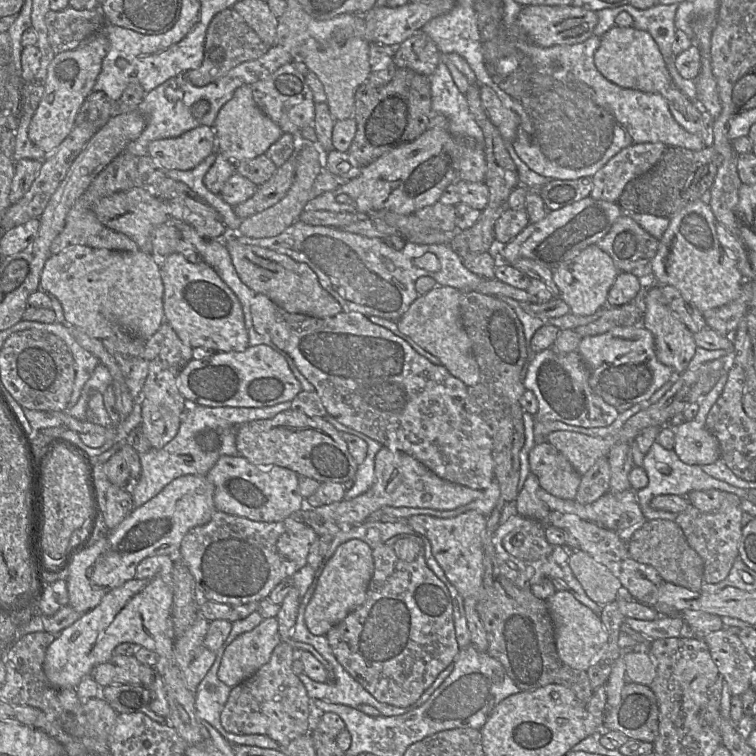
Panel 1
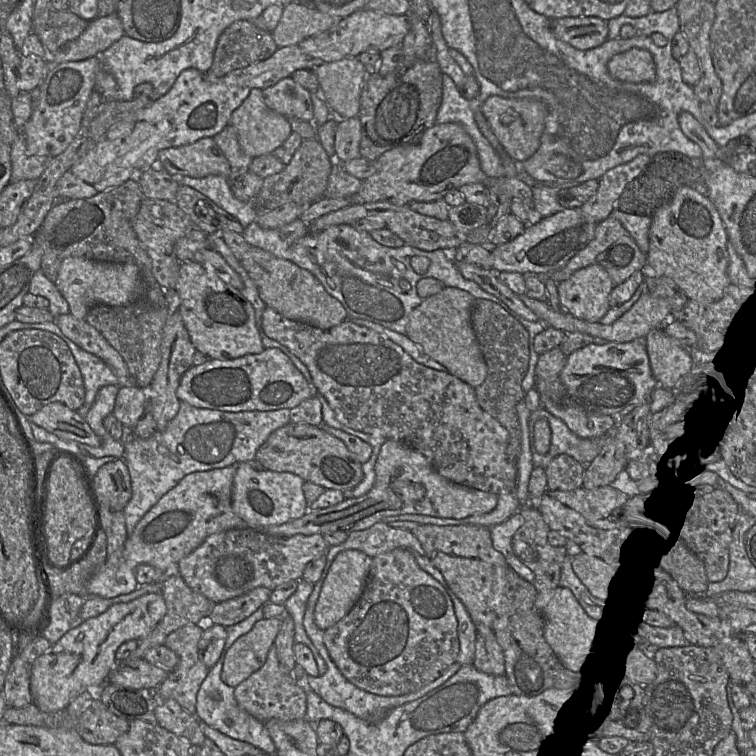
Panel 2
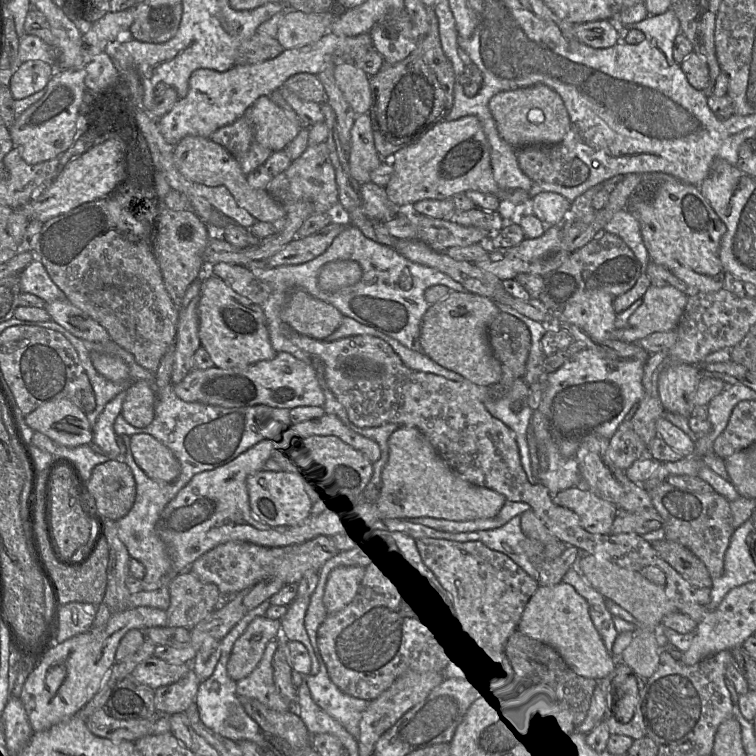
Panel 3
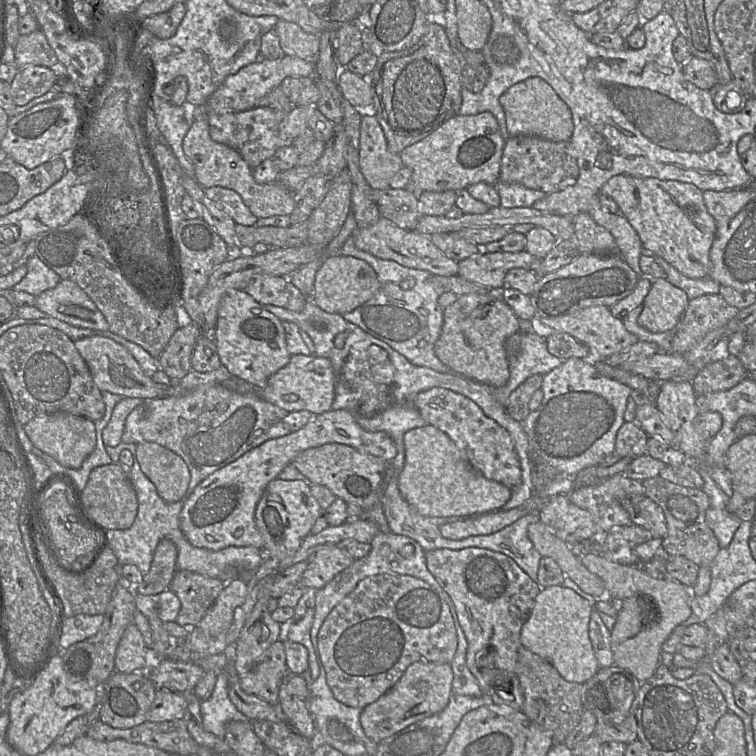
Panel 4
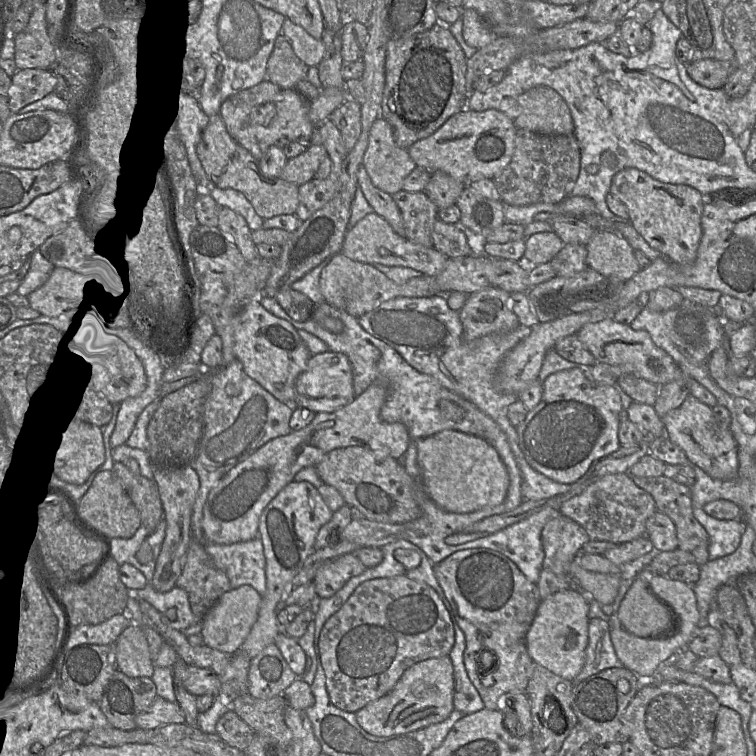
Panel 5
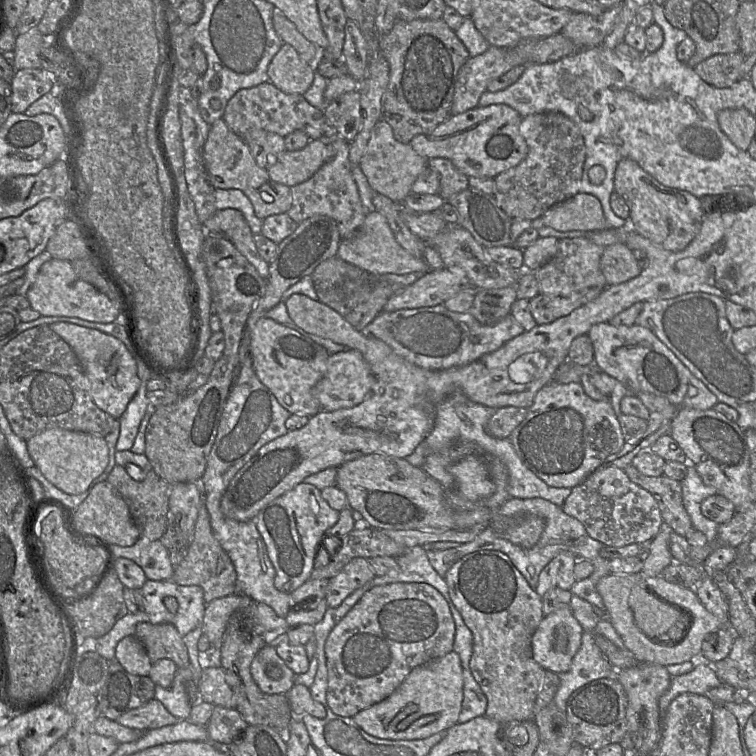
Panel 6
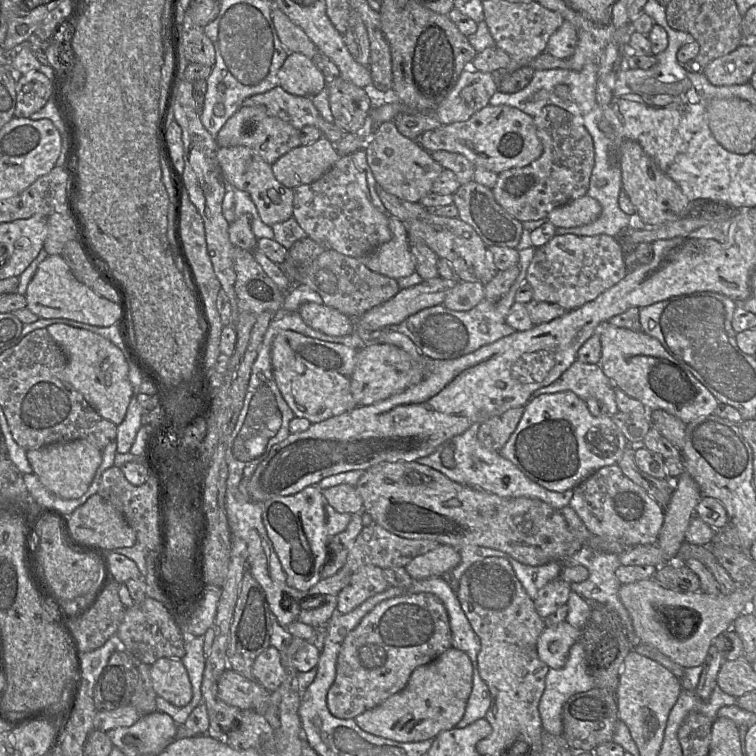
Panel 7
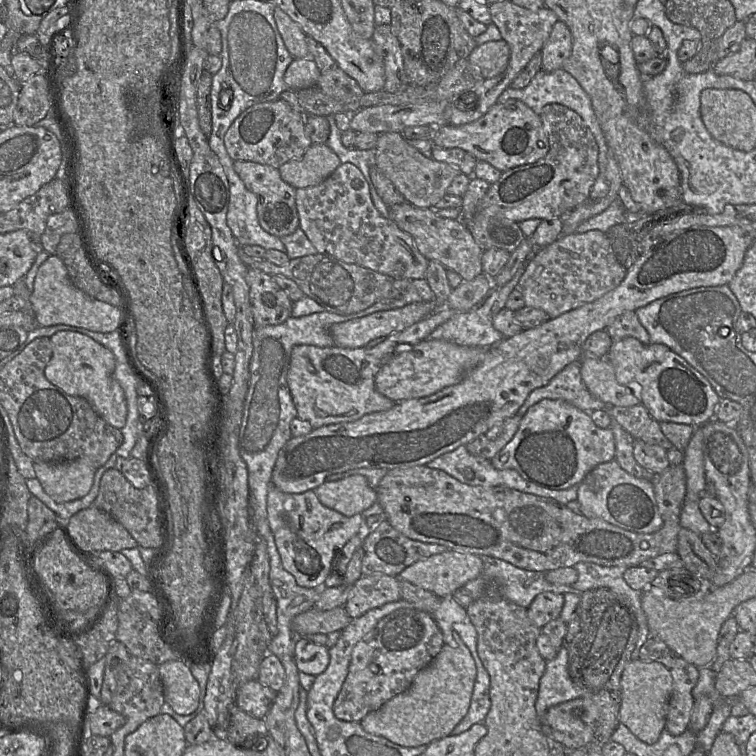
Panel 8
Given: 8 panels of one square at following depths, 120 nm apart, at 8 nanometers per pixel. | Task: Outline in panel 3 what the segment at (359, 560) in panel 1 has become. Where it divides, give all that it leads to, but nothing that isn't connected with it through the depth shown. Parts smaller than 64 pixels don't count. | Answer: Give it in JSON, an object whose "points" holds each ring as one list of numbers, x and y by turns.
{"points":[[341,566,330,572,323,597,328,614,340,611,353,600,366,569,358,566]]}

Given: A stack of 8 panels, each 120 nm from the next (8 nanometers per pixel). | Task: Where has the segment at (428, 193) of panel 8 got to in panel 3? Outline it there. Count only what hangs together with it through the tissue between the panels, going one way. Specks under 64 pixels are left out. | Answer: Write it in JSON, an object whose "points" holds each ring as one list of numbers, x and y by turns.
{"points":[[368,113,356,116,351,129,348,163,351,176,360,184,371,182,371,172,383,163,375,148]]}

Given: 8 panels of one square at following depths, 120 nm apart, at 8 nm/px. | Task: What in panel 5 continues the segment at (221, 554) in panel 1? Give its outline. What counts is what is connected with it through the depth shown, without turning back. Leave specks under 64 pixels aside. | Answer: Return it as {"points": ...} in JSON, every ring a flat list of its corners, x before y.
{"points":[[348,553,326,562,317,570,312,581,317,596,333,596,350,578,362,574,366,568,355,553]]}

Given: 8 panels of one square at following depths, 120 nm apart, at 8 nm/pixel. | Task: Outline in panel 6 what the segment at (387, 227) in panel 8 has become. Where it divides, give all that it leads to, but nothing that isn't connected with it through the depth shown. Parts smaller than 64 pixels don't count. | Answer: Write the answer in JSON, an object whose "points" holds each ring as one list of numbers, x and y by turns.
{"points":[[339,135,336,138,321,137,320,140,334,145,337,150,336,156,332,162,324,163,311,178,291,187,292,204,287,213,297,224,315,215,326,215,336,221,342,240,352,236,362,226,370,212,361,202,352,175,352,165,349,160,350,142]]}

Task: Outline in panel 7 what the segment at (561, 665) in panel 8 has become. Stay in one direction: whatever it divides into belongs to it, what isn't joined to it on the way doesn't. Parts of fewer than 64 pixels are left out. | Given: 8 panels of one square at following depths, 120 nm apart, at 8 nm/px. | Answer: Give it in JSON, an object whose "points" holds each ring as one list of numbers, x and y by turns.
{"points":[[580,642,569,650,567,661,561,669,549,668,545,689,539,702,539,714,543,730,563,734,562,711,566,701,573,695,596,687,587,671,586,654]]}

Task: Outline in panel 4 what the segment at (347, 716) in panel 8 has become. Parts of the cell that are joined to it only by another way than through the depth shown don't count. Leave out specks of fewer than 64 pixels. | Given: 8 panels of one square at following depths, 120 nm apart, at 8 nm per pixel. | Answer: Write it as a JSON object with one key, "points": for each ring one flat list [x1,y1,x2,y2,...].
{"points":[[401,574,368,576,341,600,321,625,317,644,334,697,363,709,386,693,414,662,448,663,457,649,449,606,425,581]]}

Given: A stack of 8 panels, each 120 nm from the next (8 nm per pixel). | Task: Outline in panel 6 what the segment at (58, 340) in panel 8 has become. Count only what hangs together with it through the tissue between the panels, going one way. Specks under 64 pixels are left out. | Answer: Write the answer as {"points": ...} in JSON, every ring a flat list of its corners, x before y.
{"points":[[67,322,52,323,50,328,71,347,79,359,89,383,89,394,96,406,119,419,140,386,135,356,119,339,96,329]]}

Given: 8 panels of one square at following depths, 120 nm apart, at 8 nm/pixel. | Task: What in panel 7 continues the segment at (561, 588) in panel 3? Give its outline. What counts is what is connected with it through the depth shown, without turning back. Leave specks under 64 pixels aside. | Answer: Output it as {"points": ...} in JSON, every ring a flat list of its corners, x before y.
{"points":[[566,620,553,627,545,627,537,641,538,657,551,669,563,668,579,635,580,630]]}

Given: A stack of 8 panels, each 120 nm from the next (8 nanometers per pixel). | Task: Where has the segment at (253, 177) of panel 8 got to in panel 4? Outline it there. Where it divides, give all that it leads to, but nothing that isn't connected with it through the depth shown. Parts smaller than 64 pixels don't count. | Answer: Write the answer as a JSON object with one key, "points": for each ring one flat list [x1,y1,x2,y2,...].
{"points":[[207,117,196,118,183,139,183,150,193,163,195,179,203,188,220,186,237,192,253,215,259,218,290,215,294,209,294,192,279,182,258,183,253,178,253,169,242,156,231,147,215,142,209,133]]}

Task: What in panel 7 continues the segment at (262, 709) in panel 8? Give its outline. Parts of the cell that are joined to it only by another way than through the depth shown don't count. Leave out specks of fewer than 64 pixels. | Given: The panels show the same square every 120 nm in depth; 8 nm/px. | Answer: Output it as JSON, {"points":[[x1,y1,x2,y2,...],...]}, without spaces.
{"points":[[227,668,218,680,218,694,230,706,240,710,252,710,250,681,230,668]]}

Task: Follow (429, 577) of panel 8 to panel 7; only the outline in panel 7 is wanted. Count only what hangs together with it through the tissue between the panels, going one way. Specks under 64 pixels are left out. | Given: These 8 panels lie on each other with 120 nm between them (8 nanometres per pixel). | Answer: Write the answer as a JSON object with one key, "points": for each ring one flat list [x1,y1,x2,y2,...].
{"points":[[439,545,436,549,415,557,406,565,414,580,443,576,454,569,461,560,459,550,450,545]]}

